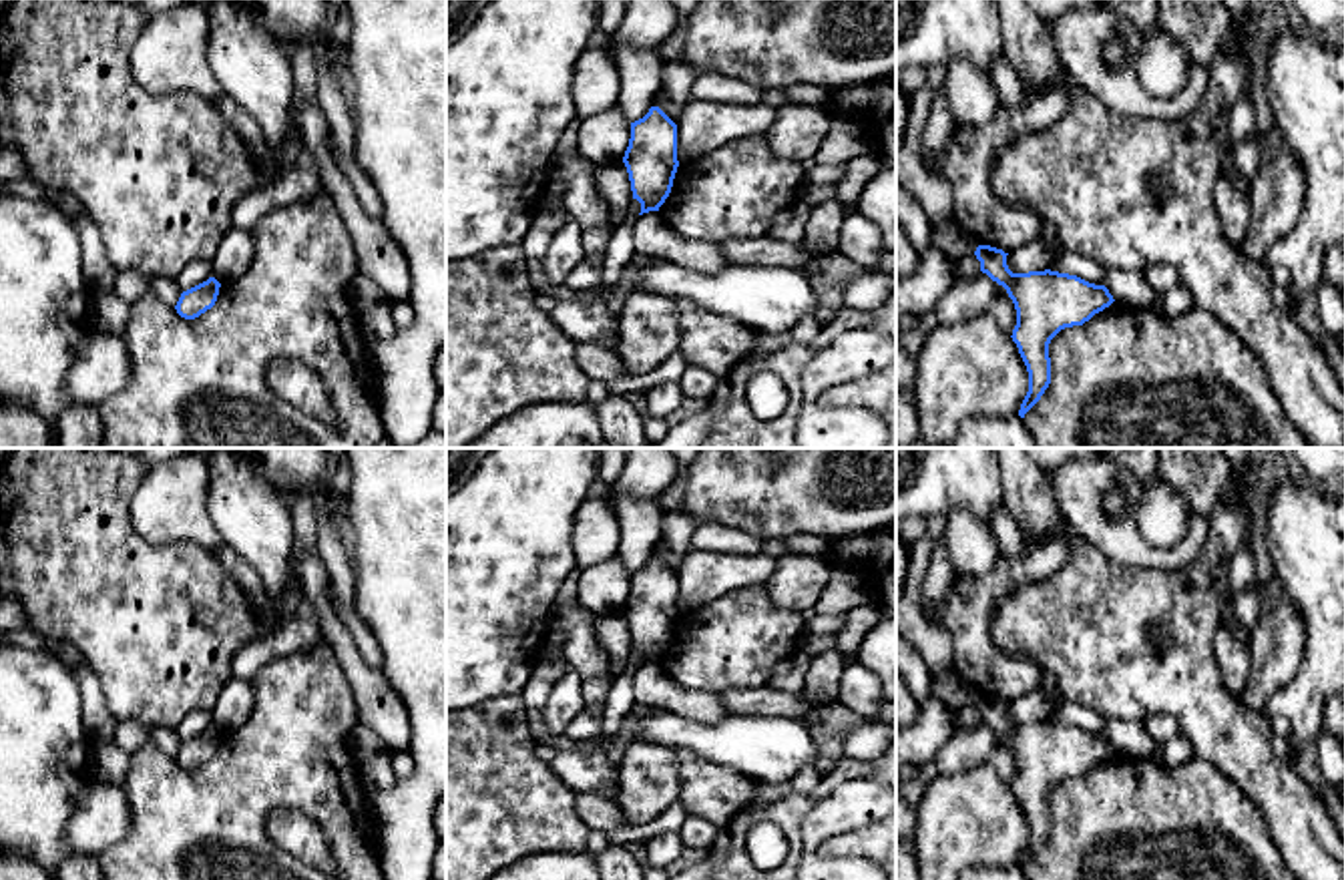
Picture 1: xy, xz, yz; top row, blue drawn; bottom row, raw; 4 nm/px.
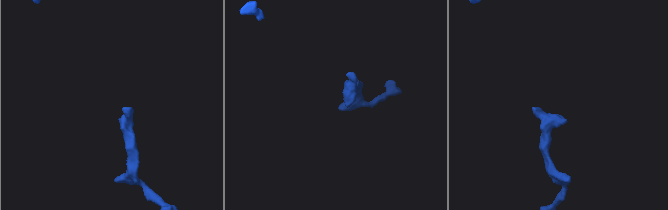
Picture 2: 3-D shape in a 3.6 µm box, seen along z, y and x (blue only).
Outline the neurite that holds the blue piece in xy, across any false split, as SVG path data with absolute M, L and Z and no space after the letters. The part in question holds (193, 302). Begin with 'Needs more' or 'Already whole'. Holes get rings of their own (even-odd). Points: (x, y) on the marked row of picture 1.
Already whole. M215 277L187 289L181 293L175 309L185 319L195 319L207 309L211 309L217 301L221 283Z

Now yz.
Already whole. M978 245L980 271L1002 285L1017 309L1013 342L1029 372L1029 392L1019 416L1041 400L1051 384L1049 344L1065 327L1083 325L1115 299L1105 285L1059 271L1013 273L1002 249Z

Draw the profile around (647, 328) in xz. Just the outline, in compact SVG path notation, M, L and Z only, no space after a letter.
M631 289L617 317L617 344L625 370L631 376L647 376L669 356L679 352L677 297L659 291Z

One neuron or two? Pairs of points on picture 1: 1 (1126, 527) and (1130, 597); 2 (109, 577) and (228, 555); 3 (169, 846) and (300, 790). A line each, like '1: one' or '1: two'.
1: two
2: two
3: one

